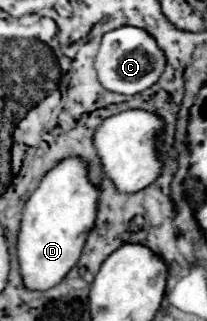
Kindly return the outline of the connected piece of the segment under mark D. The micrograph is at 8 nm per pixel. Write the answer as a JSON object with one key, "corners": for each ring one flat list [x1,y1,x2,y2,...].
{"corners":[[76,157,64,159,44,175,24,205,16,239,16,257,26,289,46,291,58,285,76,265,92,221,96,219,96,197,98,189,88,181,86,163]]}

